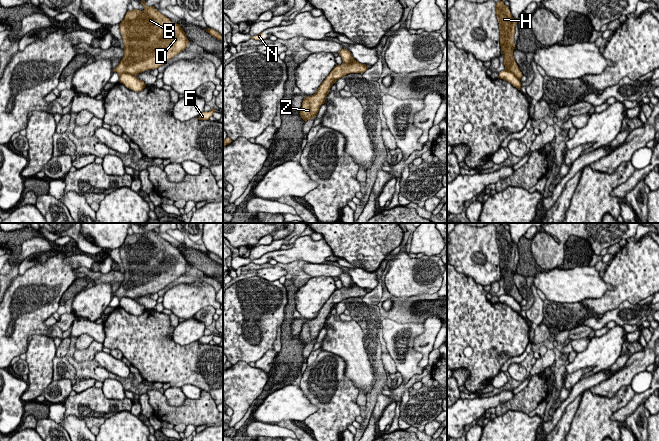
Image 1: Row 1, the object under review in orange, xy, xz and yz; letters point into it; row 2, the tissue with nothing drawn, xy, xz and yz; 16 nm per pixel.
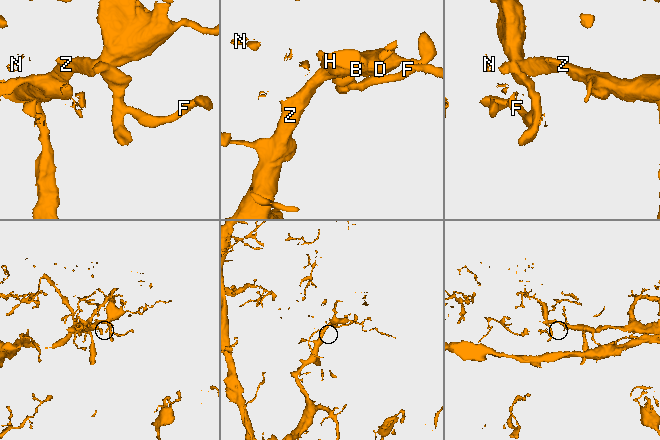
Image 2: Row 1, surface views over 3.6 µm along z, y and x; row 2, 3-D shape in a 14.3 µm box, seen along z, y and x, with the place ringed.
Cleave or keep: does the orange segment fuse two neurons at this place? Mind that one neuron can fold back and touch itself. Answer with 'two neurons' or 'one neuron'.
two neurons

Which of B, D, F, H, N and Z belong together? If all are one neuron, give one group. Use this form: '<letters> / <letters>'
B D H Z / F N

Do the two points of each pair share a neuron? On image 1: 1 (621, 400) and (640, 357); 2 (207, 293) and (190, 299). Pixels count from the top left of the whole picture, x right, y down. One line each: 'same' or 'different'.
1: different
2: same

